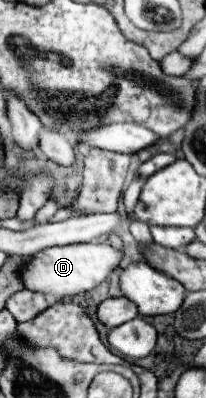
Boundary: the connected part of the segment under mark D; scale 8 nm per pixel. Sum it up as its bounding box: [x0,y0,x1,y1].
[24,243,124,299]

